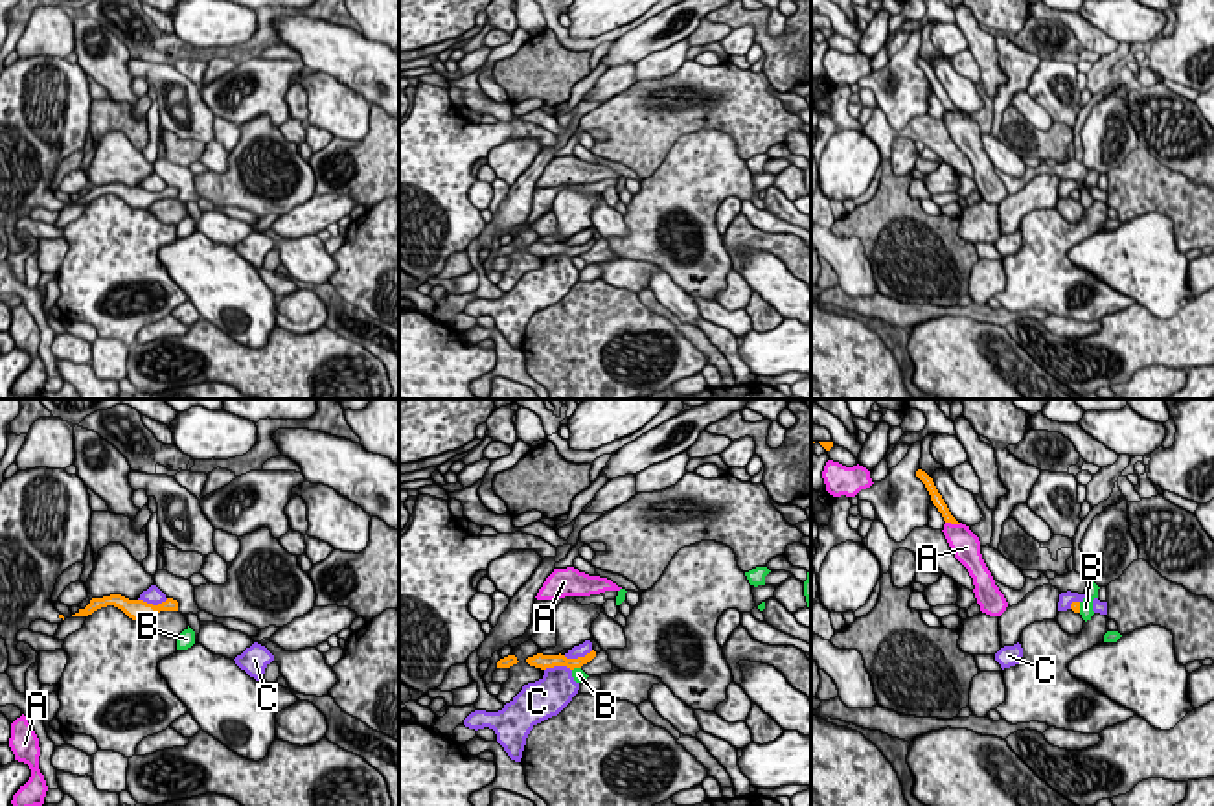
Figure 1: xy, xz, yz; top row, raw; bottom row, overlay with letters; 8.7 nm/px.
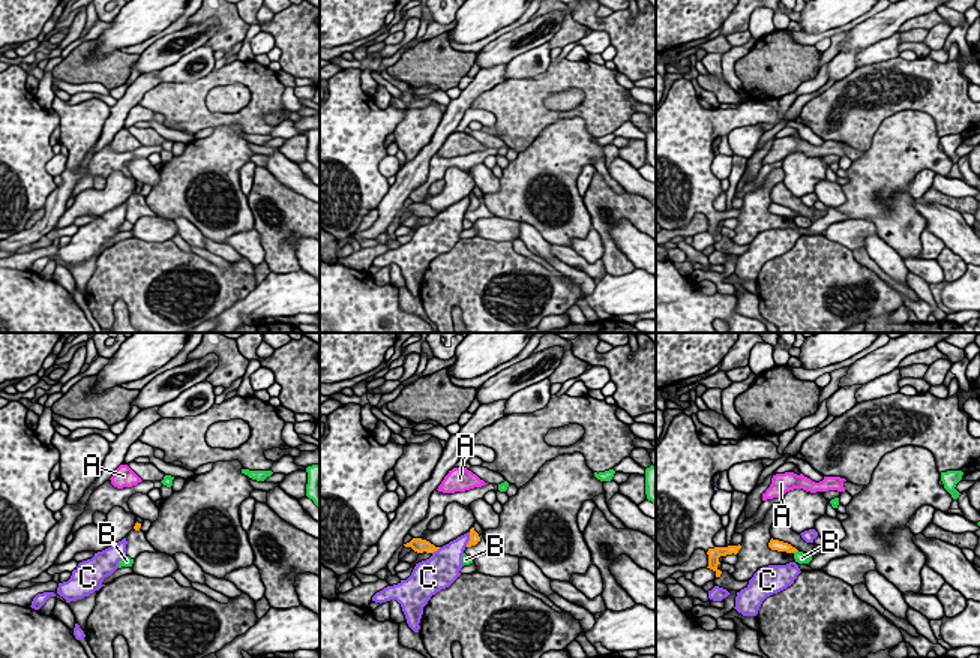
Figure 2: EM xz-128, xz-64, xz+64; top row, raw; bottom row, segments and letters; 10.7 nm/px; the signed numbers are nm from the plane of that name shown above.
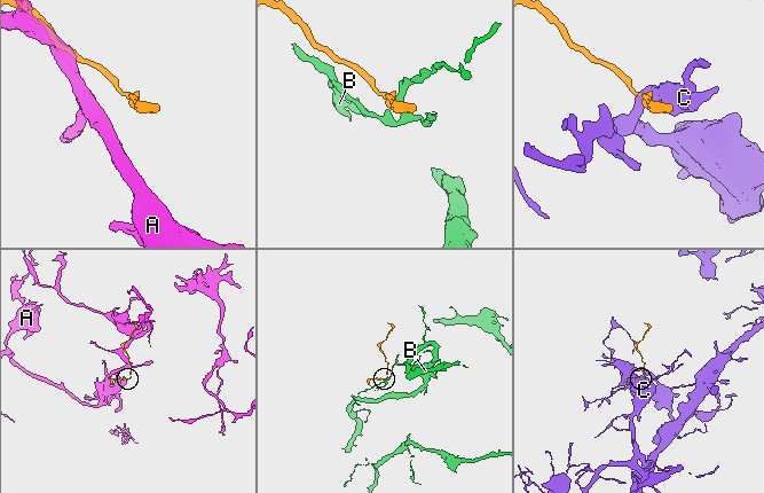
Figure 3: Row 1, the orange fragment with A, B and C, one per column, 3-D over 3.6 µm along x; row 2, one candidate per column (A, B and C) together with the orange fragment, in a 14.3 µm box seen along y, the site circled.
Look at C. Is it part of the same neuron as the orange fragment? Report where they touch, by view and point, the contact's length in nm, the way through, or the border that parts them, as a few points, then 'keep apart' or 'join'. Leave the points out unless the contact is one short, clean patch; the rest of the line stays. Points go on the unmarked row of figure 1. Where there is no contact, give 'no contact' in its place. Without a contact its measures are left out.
meets orange in xy at (151, 192); contact 280 nm long; keep apart

